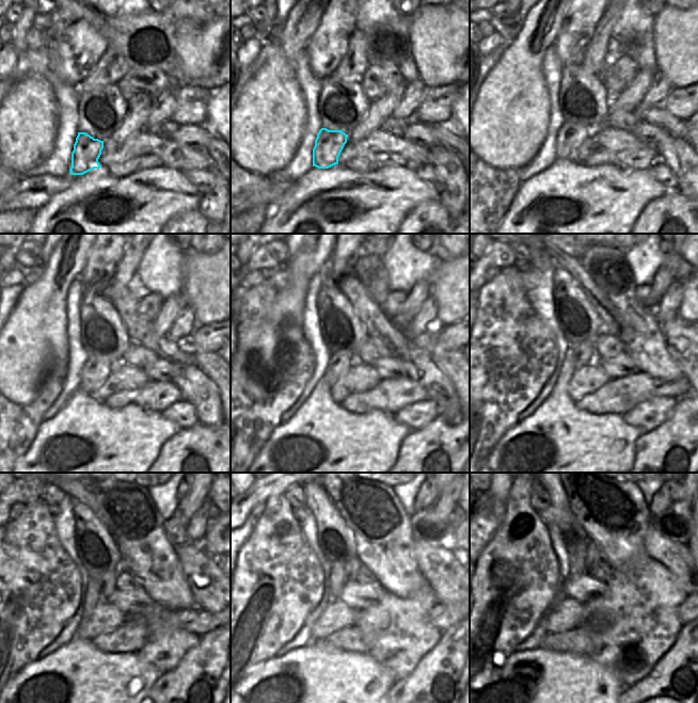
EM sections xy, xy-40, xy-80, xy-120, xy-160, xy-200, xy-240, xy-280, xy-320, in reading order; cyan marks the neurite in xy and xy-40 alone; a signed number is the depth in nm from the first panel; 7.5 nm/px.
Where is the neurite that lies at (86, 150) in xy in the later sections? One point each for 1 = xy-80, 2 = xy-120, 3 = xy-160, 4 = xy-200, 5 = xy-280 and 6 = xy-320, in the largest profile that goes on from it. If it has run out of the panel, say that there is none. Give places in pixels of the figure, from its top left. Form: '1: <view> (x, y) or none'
1: xy-80 (570, 136)
2: xy-120 (96, 369)
3: xy-160 (338, 363)
4: xy-200 (584, 354)
5: xy-280 (351, 566)
6: xy-320 (592, 555)

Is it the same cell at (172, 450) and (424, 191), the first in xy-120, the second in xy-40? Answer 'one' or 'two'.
two

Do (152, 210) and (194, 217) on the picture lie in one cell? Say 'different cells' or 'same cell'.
different cells

